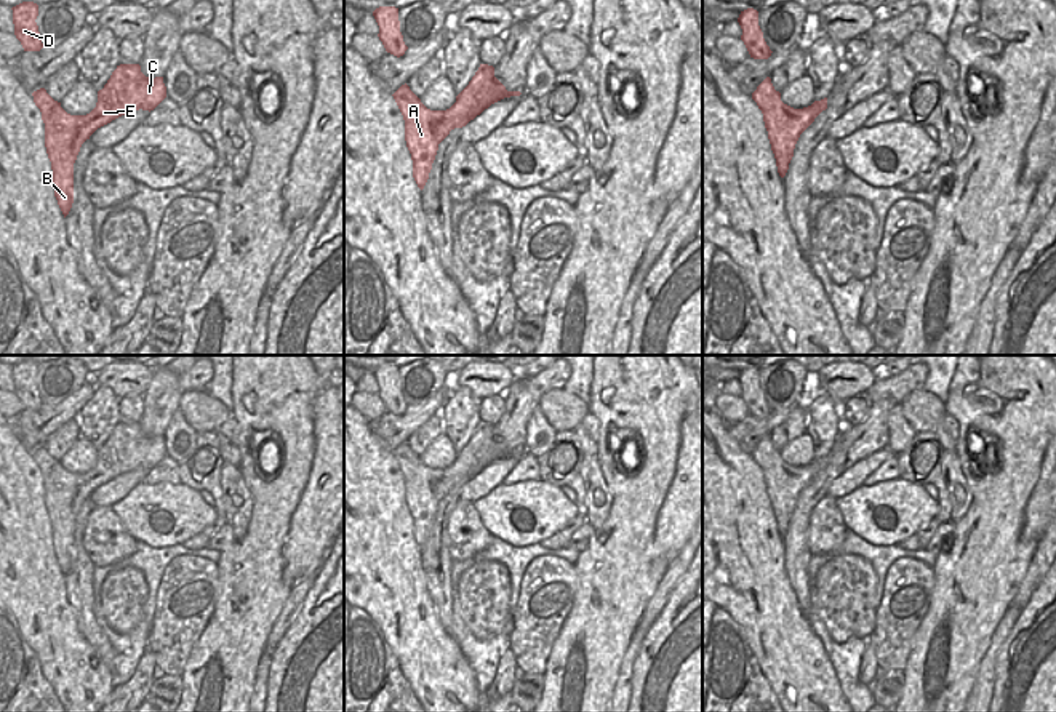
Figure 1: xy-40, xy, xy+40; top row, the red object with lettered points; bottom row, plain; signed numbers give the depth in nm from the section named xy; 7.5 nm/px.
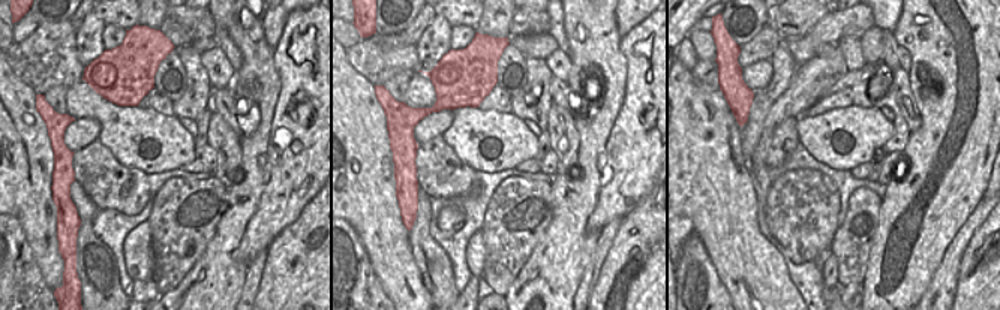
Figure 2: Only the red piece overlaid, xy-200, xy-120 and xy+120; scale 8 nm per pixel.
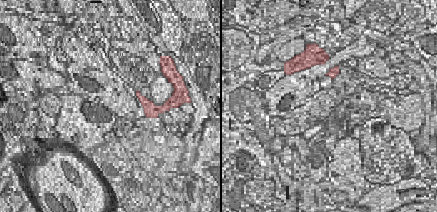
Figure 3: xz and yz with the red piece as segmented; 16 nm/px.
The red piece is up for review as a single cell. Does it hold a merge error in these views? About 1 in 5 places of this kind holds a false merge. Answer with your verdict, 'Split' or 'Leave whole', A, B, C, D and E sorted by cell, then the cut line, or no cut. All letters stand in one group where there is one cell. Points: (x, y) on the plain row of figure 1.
Leave whole. Groups: A B C D E. No split

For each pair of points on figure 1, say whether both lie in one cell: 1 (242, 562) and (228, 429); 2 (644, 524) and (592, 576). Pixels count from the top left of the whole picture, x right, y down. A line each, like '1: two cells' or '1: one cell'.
1: two cells
2: one cell

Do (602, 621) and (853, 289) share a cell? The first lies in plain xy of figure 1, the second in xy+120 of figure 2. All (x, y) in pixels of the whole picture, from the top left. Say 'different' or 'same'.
different

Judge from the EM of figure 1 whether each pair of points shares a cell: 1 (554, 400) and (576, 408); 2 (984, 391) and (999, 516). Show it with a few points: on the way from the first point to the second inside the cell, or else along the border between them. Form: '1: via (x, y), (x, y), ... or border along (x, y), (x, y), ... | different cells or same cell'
1: via (559, 405), (572, 408) | same cell
2: via (994, 421), (1005, 432), (1005, 485) | same cell

